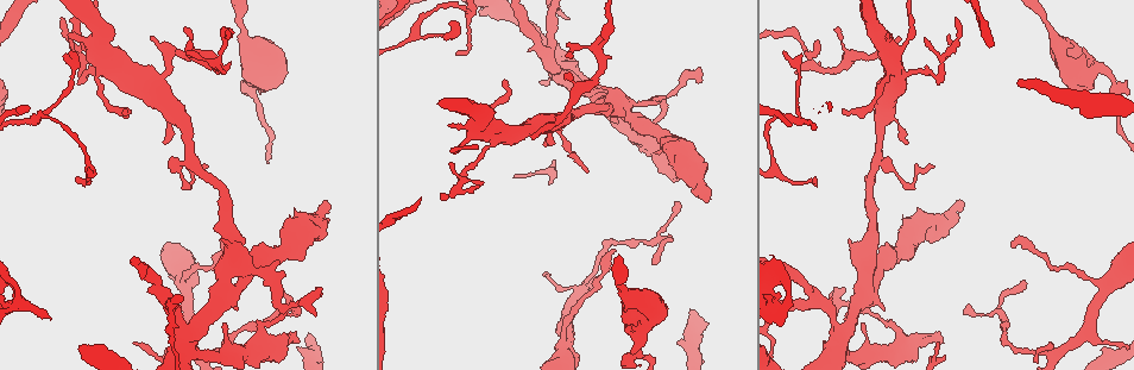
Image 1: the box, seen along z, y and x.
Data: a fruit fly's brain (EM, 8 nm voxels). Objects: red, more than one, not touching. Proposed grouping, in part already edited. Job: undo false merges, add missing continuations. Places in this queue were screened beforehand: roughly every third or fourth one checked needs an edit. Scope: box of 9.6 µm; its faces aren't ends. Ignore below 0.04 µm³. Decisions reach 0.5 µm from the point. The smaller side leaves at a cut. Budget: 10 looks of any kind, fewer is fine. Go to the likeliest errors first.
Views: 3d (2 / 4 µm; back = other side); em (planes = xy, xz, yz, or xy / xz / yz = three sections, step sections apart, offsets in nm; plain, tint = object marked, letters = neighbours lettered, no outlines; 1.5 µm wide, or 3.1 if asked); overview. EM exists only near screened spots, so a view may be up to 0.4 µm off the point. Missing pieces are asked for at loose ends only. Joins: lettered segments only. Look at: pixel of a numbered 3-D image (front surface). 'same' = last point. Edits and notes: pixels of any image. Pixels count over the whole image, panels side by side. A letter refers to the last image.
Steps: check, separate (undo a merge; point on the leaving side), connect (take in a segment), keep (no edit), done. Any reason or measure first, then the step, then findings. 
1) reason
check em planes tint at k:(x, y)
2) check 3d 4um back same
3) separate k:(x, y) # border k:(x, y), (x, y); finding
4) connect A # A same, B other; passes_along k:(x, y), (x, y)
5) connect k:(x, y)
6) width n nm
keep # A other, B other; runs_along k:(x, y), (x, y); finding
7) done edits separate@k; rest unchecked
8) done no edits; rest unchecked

free end
check 3d 2um at 1:(564, 74)

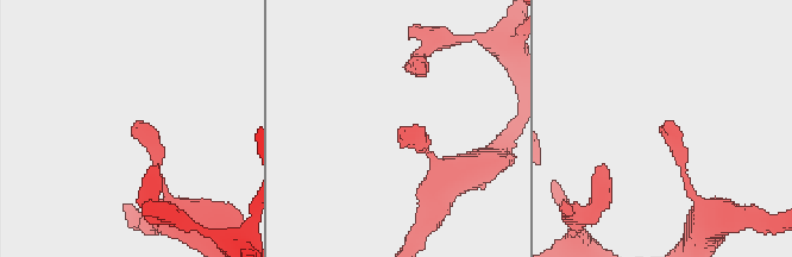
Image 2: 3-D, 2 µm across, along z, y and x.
check em xy step 4 plain at 2:(404, 133)

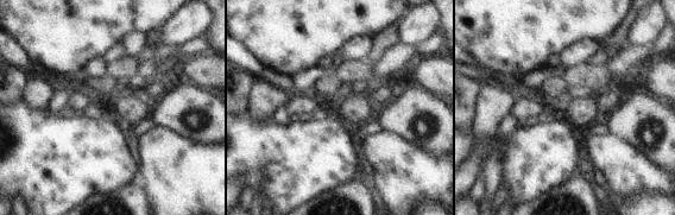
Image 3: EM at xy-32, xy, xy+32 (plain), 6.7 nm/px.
check em xy step 4 letters same

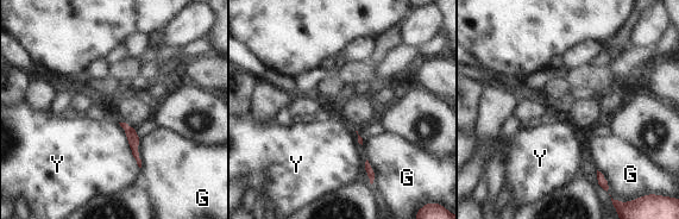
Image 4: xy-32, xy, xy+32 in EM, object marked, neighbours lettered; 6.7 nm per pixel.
keep # G other, Y other; border 4:(118, 123), (139, 168); none of them fits

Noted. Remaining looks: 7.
free end
check 3d 4um at 1:(325, 202)

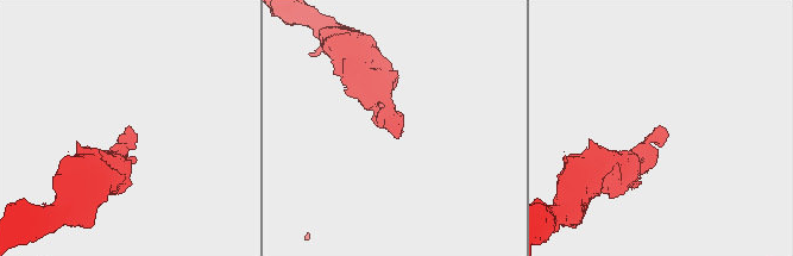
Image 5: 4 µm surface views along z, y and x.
need the tissue
check em planes plain at 5:(393, 132)

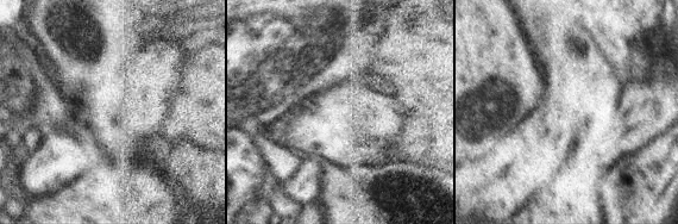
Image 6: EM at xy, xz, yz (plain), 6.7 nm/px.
what lies round it
check em planes letters same

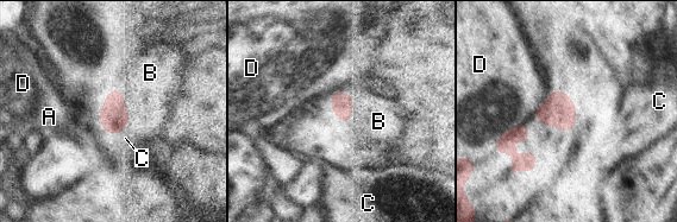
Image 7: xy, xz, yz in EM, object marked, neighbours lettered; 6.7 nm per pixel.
connect B # A other, B same, C other, D other; passes_along 7:(113, 115), (125, 105), (150, 77); it goes on there

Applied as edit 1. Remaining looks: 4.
sharp bend
check em planes letters at 1:(654, 120)

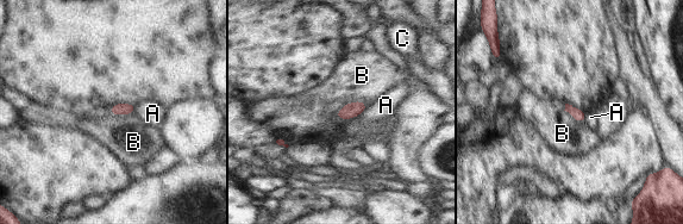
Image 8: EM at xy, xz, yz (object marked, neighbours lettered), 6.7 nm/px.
width 80 nm; longest_contact B 170 nm
keep # A other, B other, C other; continuous, no second neuron

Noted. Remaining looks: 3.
tapers out
check 3d 4um at 1:(123, 111)

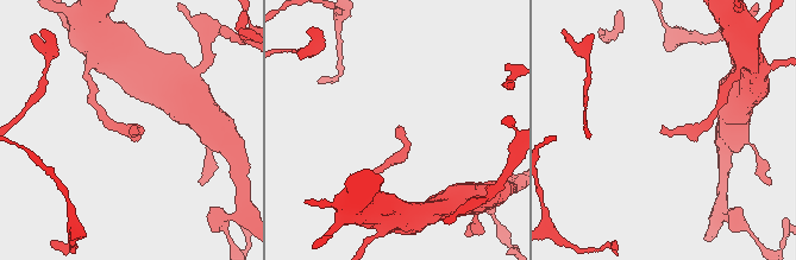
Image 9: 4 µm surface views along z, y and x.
check em planes tint at 9:(397, 129)

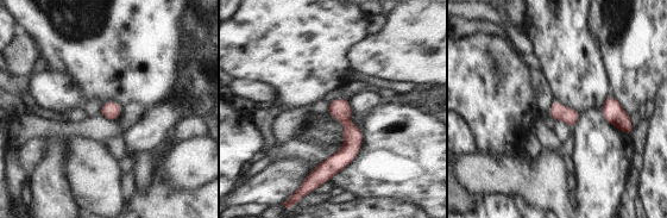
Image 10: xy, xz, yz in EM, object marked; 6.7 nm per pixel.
what lies round it
check em planes letters same

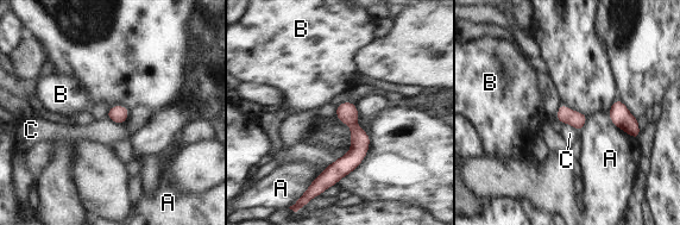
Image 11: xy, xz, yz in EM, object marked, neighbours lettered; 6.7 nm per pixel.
keep # A other, B other, C other; runs_along 11:(348, 105), (356, 151), (327, 180); none of them fits

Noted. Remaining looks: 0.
done edits connect@7; rest unchecked

